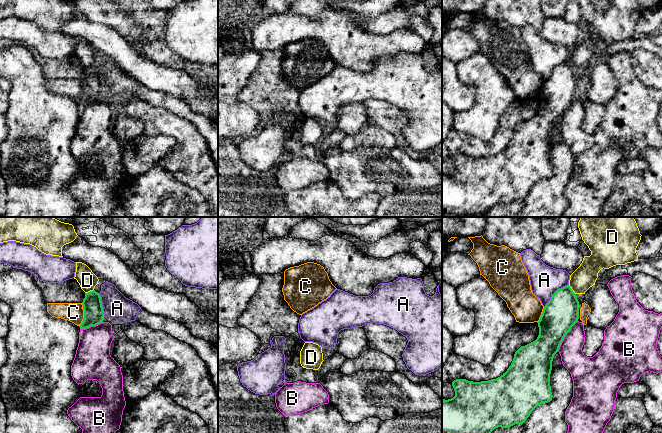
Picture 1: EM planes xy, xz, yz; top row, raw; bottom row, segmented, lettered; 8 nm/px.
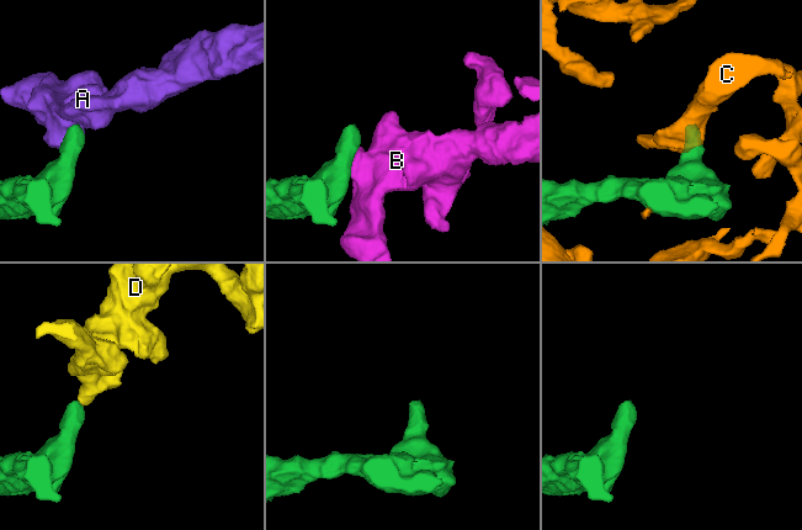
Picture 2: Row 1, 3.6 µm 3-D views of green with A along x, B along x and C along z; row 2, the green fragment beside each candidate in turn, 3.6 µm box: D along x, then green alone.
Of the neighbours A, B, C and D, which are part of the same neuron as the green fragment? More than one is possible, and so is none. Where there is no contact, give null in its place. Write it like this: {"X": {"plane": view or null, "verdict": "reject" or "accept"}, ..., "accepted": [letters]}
{"A": {"plane": "yz", "verdict": "reject"}, "B": {"plane": "yz", "verdict": "reject"}, "C": {"plane": "xy", "verdict": "reject"}, "D": {"plane": "yz", "verdict": "reject"}, "accepted": []}

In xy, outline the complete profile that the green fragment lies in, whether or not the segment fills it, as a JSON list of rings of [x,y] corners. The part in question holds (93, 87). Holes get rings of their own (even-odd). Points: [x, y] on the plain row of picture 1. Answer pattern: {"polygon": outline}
{"polygon": [[[95,66],[85,69],[82,78],[84,86],[84,95],[80,100],[80,105],[86,105],[96,102],[103,98],[104,87],[102,83],[101,73]]]}

